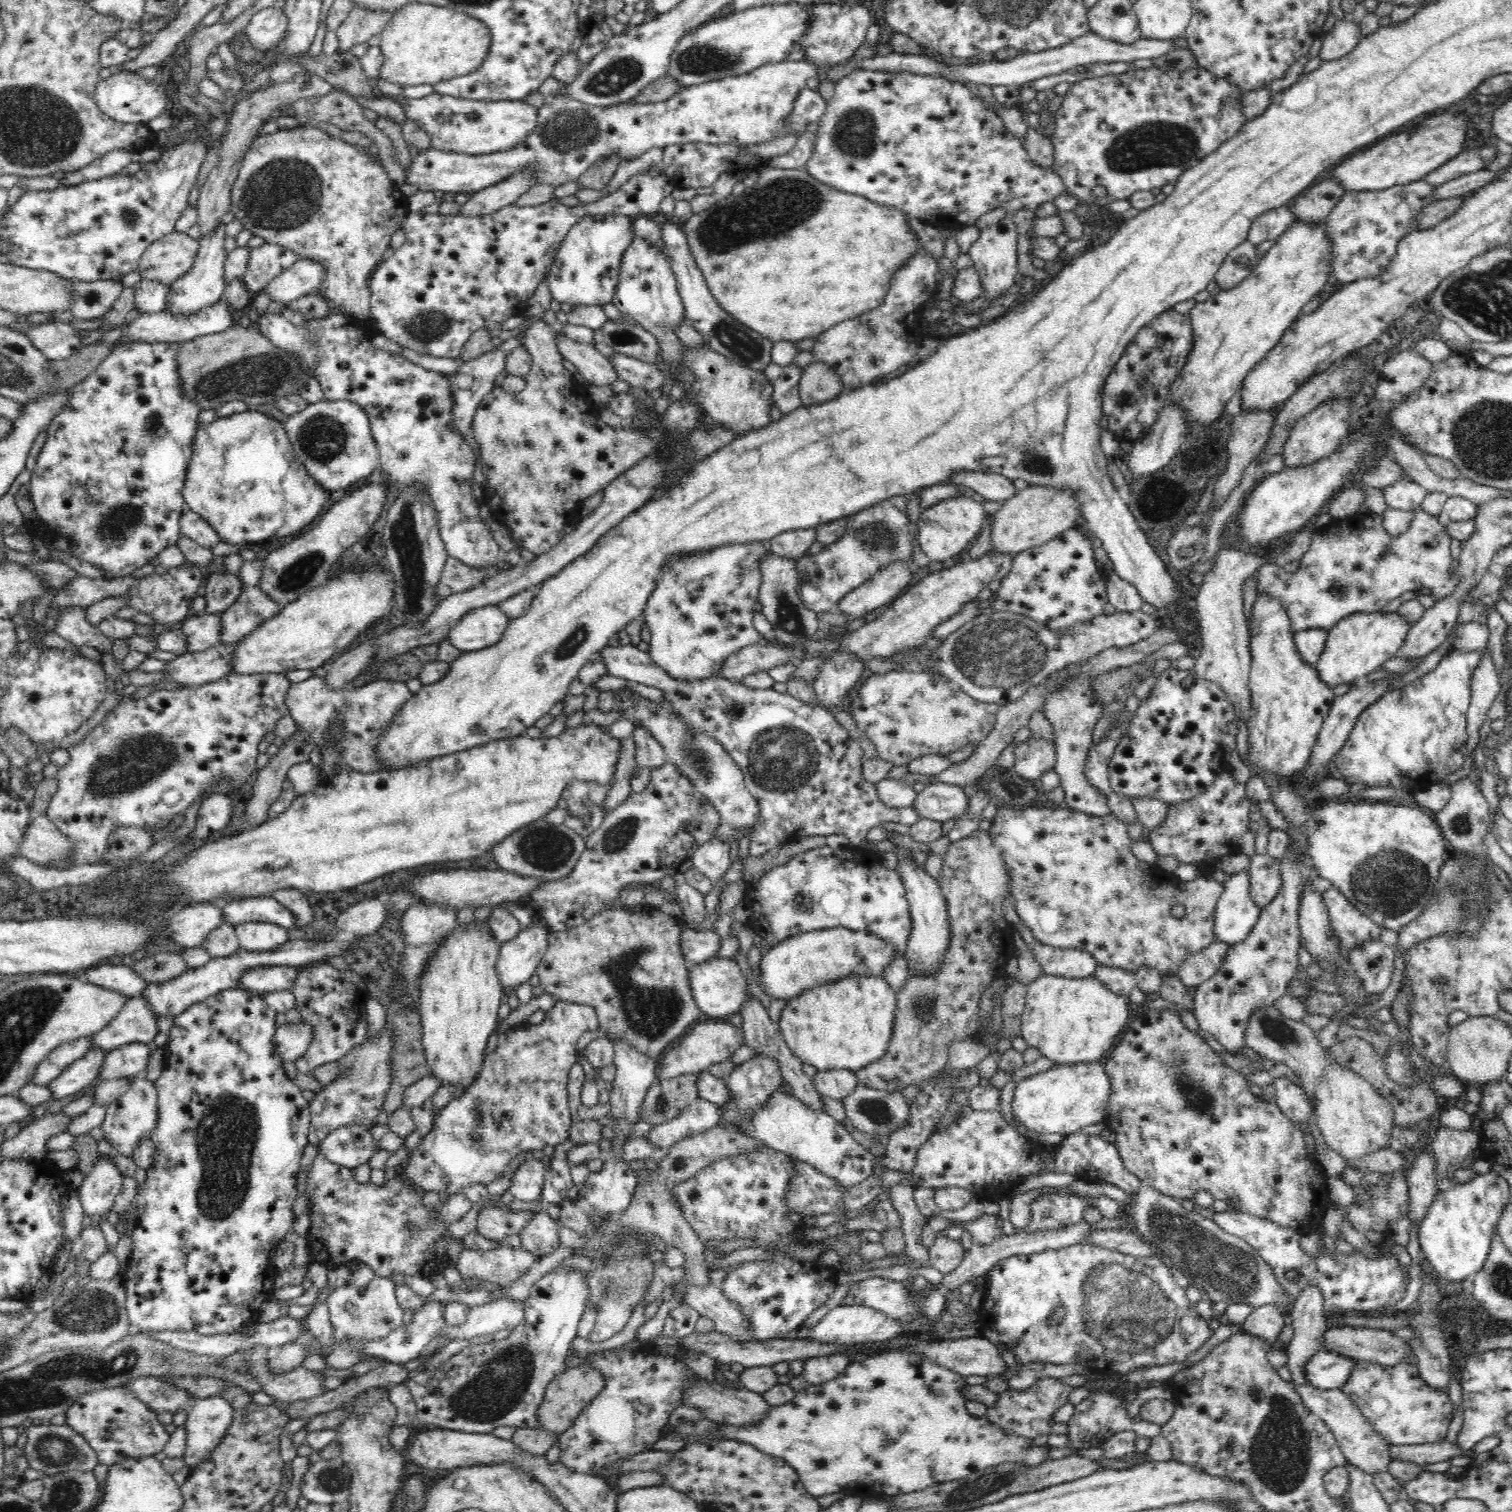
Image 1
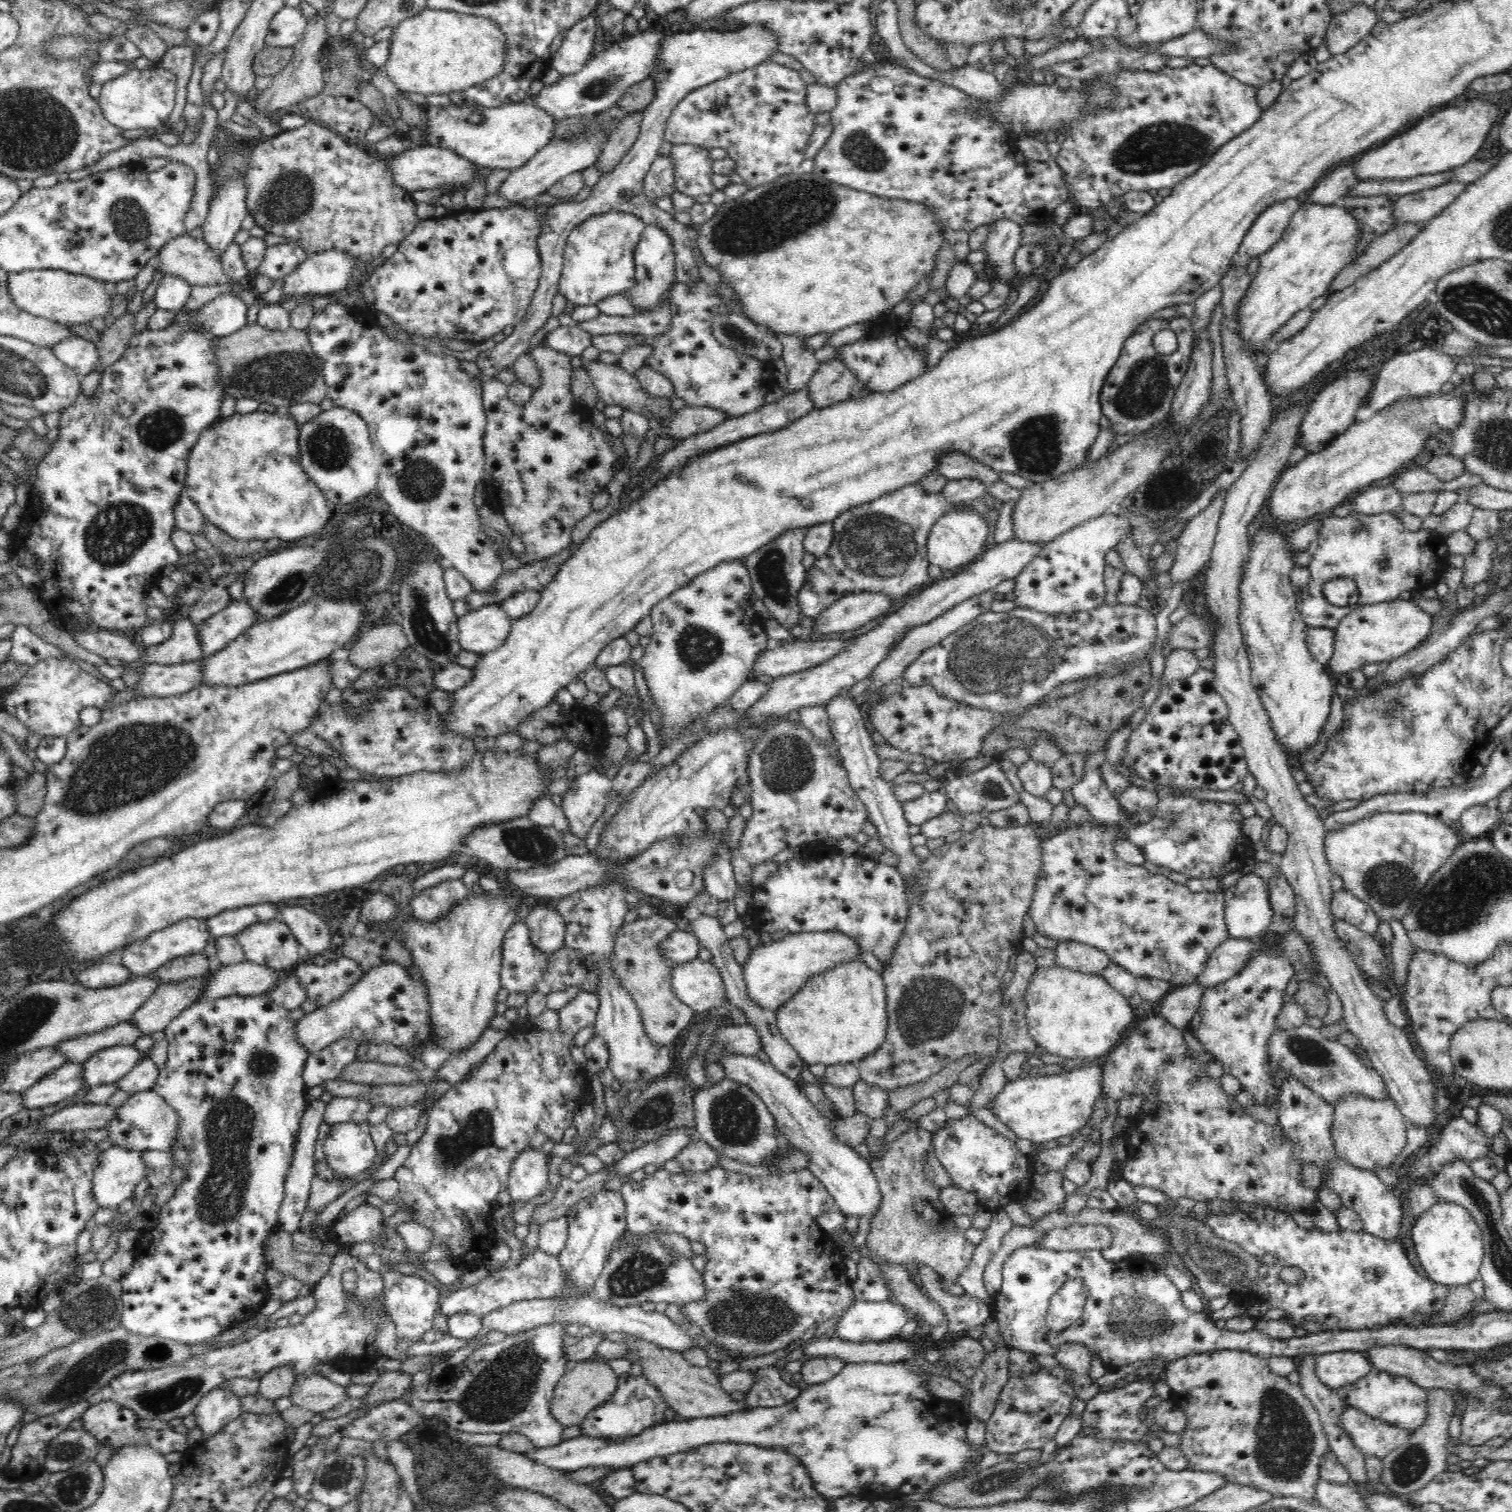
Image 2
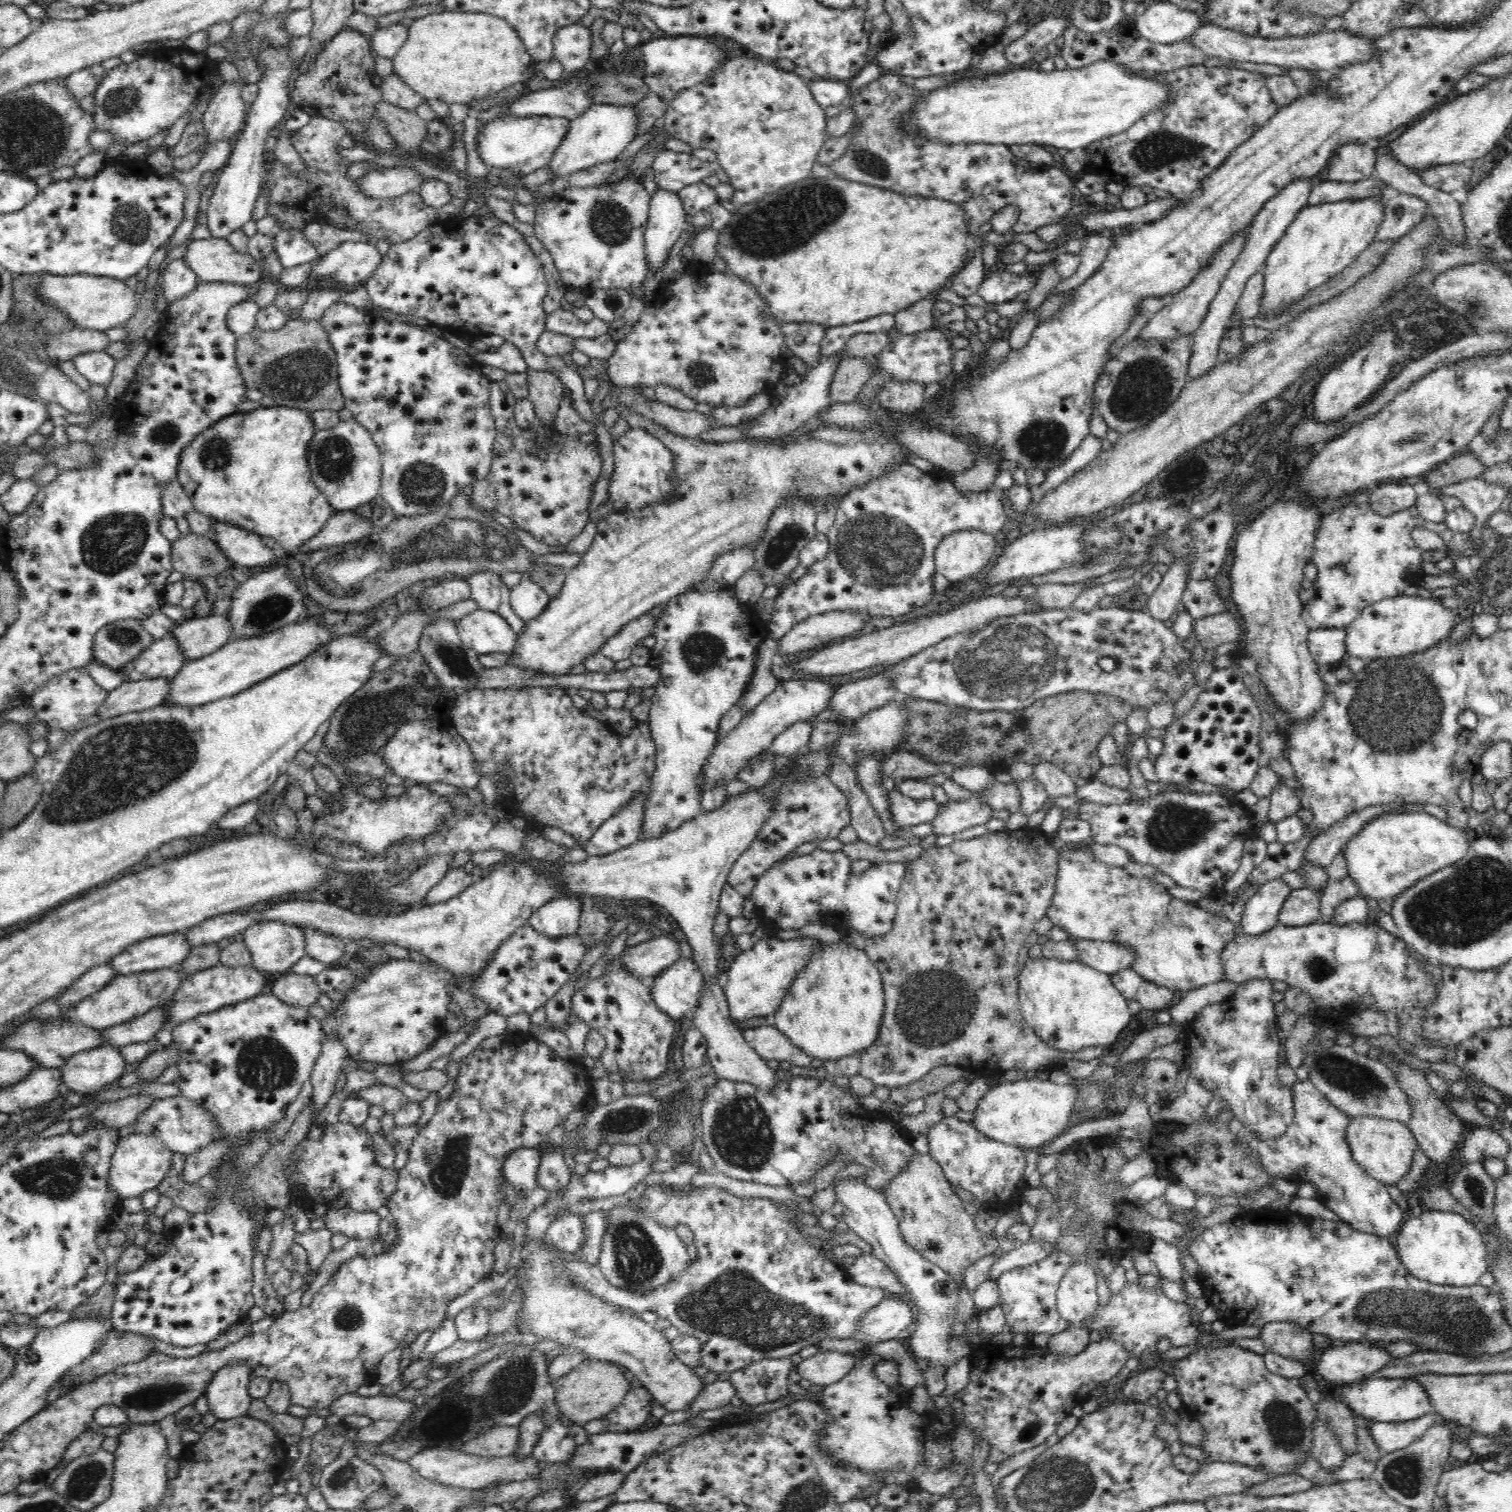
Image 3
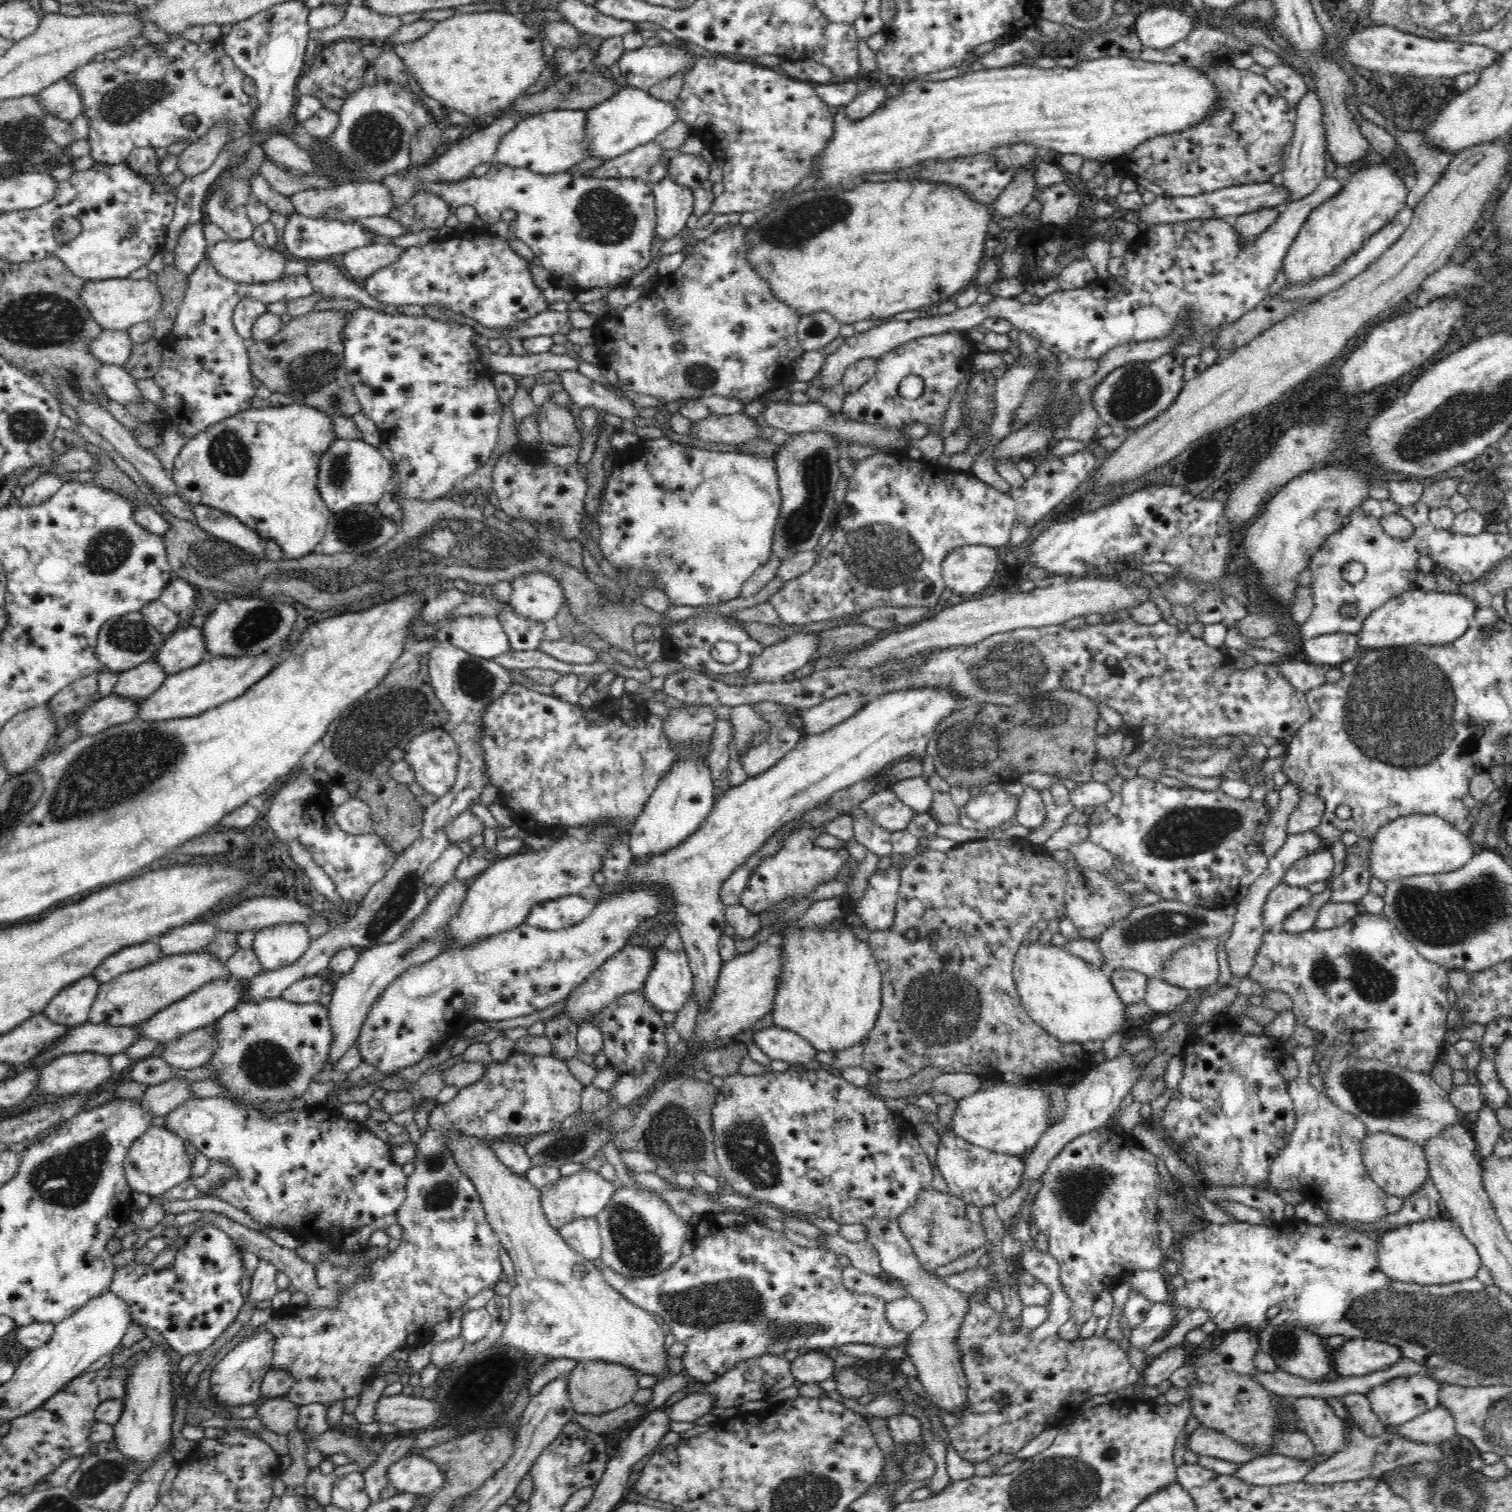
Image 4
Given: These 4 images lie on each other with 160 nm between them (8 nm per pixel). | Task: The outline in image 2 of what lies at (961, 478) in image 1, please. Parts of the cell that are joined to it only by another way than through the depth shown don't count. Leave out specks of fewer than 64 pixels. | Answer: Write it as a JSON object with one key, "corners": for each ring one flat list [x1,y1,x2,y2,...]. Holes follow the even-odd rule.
{"corners":[[946,451,937,456,937,470,949,481,961,478,976,478,983,486,998,482,999,473,966,453]]}

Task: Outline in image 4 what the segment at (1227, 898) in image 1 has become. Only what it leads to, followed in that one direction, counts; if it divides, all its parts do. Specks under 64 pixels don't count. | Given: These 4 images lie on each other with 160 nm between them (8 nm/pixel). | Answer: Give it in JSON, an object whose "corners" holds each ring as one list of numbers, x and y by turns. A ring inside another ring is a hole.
{"corners":[[1283,882,1268,892,1264,910,1262,910,1262,923,1270,930,1282,924,1294,911,1306,906,1313,898,1313,893,1306,887,1288,886]]}

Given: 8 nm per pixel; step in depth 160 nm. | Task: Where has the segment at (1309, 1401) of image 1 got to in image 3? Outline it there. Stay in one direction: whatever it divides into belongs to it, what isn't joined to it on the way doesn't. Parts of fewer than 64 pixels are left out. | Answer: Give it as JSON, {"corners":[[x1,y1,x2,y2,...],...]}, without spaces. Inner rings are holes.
{"corners":[[1430,1412,1414,1420,1404,1423,1388,1423,1372,1420,1370,1435,1382,1455,1387,1455,1394,1450,1406,1448,1414,1440,1418,1440,1430,1426,1444,1422,1445,1418,1436,1412]]}

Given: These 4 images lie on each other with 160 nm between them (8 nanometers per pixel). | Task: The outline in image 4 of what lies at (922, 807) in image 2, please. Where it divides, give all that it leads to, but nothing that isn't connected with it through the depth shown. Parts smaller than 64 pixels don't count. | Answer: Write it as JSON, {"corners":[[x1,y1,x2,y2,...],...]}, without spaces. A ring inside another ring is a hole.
{"corners":[[884,788,875,790,866,798,860,804,860,810,865,812,865,816,871,818,874,824,890,832,906,829,912,817,916,815,915,810,900,800,894,790]]}

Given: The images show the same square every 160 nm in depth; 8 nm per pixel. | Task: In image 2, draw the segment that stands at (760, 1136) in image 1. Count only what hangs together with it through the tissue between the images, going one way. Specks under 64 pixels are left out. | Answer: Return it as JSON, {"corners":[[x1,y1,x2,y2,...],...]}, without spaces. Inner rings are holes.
{"corners":[[724,1054,718,1063,724,1068,727,1079,745,1084,767,1104,779,1132,789,1141,793,1149,806,1151,810,1155,808,1168,818,1180,822,1181,844,1216,874,1218,880,1208,882,1195,869,1160,862,1159,850,1145,844,1145,836,1139,835,1124,822,1116,814,1104,800,1092,796,1080,787,1078,770,1062,766,1064,757,1057]]}

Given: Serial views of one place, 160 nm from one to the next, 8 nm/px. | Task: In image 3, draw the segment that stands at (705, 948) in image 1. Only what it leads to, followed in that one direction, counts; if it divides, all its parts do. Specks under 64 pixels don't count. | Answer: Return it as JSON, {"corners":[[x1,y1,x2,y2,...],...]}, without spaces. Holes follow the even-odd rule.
{"corners":[[660,935,636,946,627,947,621,956,621,965,636,978,655,977,680,957,678,943]]}

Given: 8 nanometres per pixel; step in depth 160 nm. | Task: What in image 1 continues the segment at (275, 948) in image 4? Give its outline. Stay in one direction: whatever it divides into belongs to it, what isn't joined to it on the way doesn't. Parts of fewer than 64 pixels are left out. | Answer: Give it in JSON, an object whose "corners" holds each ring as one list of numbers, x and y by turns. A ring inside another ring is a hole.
{"corners":[[250,921,238,924,235,931,242,949,264,952,286,944,289,929,266,921]]}

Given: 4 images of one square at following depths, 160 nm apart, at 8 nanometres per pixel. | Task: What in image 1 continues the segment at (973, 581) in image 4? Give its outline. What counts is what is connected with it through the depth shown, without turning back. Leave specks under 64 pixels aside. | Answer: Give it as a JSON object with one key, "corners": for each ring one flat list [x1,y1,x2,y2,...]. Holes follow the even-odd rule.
{"corners":[[958,495,948,500,942,500,921,513,918,526,917,542,928,559,943,562,962,555,975,542,982,531,982,524,989,520,988,514,983,510,983,502,974,501,971,497]]}

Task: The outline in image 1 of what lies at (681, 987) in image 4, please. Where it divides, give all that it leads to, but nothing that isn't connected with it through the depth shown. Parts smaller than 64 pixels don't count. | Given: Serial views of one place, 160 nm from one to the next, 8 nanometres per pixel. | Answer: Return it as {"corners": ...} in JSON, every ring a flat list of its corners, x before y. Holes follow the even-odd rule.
{"corners":[[712,957,707,961,691,964,689,967,690,989,694,994,694,1001,698,1009,711,1018,717,1020,738,1014,742,1004,752,997,748,991,748,983,745,974,733,958]]}

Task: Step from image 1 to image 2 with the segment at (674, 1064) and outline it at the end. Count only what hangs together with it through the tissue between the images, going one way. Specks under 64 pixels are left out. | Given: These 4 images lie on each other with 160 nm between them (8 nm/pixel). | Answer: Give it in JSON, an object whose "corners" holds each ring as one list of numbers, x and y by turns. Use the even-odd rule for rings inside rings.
{"corners":[[750,1024,720,1027,713,1036,713,1044,707,1054,708,1065,718,1063,724,1054,738,1054,756,1057,763,1051,763,1043,758,1032]]}

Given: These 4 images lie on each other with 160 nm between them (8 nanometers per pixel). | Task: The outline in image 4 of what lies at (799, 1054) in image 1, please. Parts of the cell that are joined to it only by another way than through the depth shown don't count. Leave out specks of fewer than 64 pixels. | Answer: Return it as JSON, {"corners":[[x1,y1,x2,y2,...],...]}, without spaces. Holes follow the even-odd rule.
{"corners":[[843,919,828,926,792,929,782,937,782,974,779,976,778,992,770,1013,773,1024,796,1032,819,1052,842,1052,854,1044,867,1041,882,1010,882,973,870,950,870,945,856,937]]}

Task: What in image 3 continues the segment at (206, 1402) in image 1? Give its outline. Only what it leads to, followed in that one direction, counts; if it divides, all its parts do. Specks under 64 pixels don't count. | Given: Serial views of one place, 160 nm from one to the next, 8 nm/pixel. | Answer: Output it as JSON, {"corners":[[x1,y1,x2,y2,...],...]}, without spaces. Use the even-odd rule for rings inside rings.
{"corners":[[234,1361,217,1370,204,1392,209,1411,220,1420,246,1415,253,1400,248,1393,252,1377,252,1365,246,1361]]}

